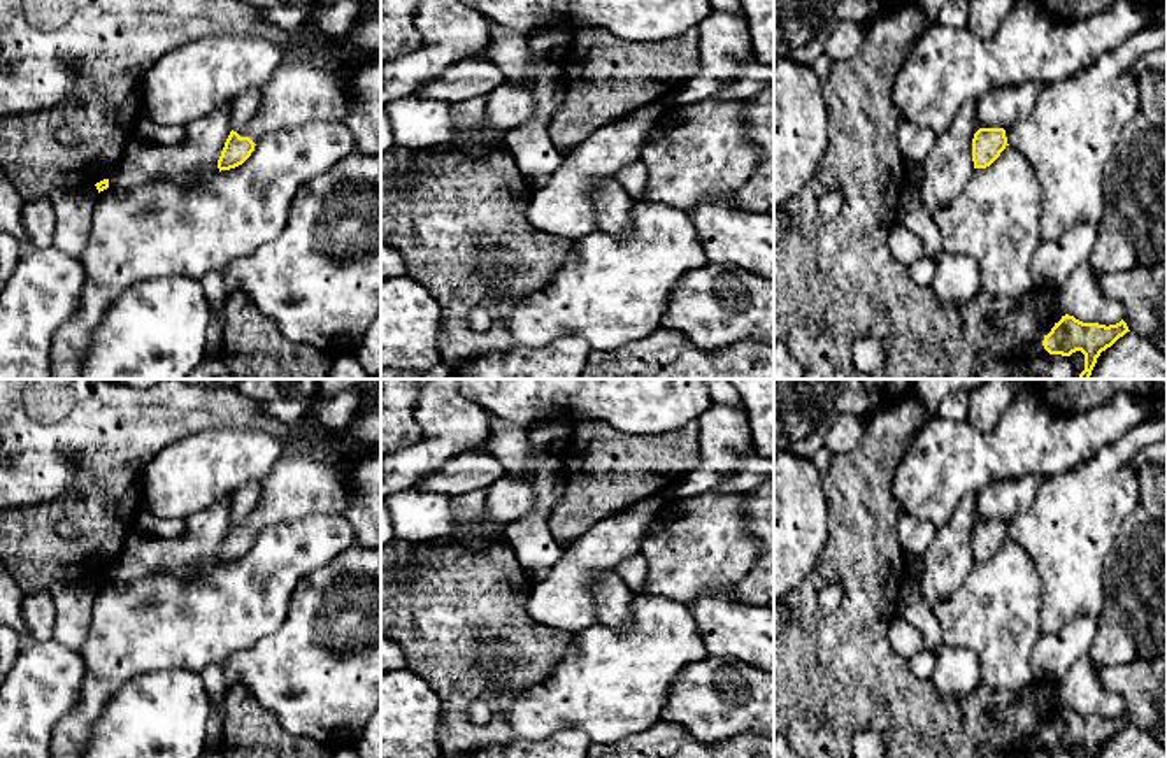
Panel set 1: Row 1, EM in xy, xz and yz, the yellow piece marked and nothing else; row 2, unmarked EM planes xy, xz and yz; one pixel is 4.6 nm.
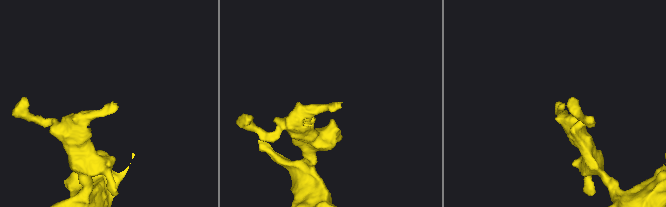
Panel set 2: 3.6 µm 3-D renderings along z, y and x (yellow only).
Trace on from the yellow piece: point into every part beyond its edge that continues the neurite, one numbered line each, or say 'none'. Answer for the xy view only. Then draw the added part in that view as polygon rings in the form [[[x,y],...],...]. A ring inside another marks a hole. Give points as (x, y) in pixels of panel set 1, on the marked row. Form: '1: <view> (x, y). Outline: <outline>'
1: xy (311, 86). Outline: [[[358,0],[362,14],[342,35],[332,37],[318,25],[304,25],[297,30],[300,51],[283,60],[263,88],[263,98],[254,118],[237,133],[254,144],[277,130],[304,126],[314,121],[346,123],[349,114],[349,75],[367,60],[381,54],[381,0]]]

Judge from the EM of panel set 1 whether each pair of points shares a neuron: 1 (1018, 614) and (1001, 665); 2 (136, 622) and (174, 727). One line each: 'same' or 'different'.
1: same
2: different

